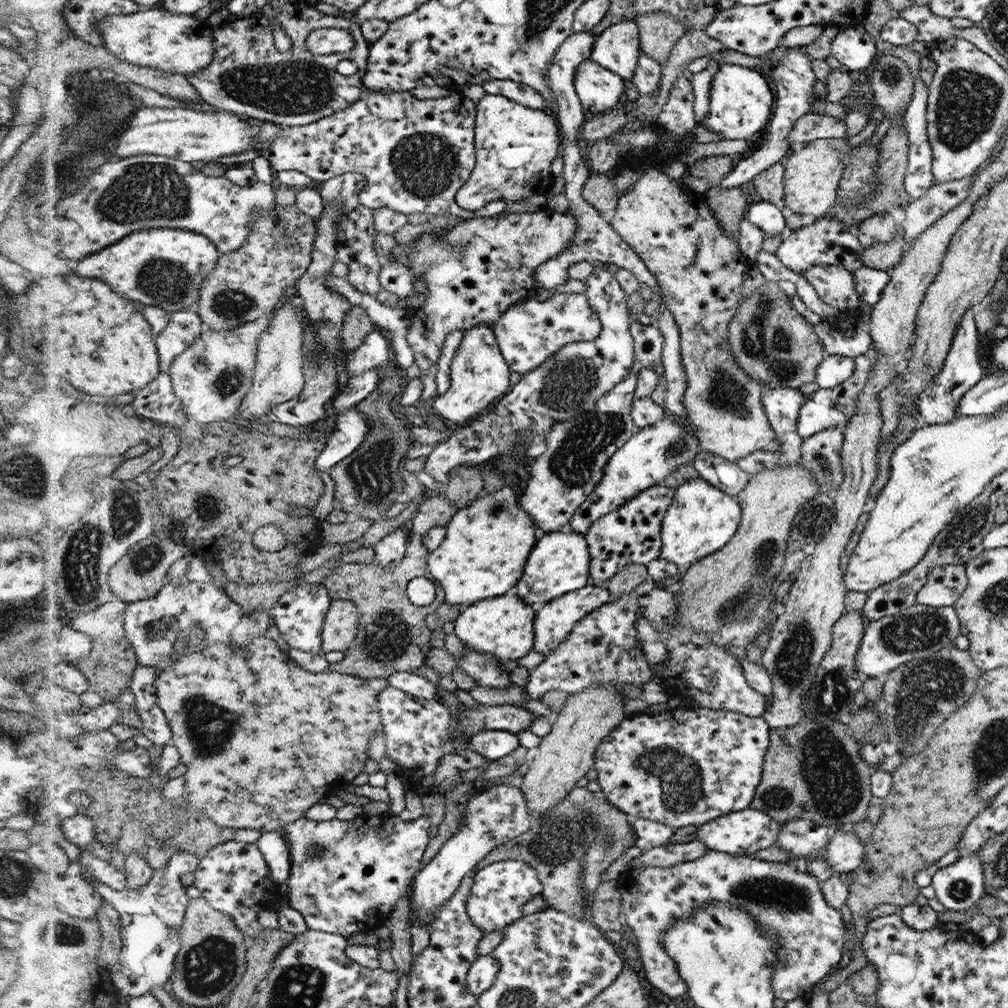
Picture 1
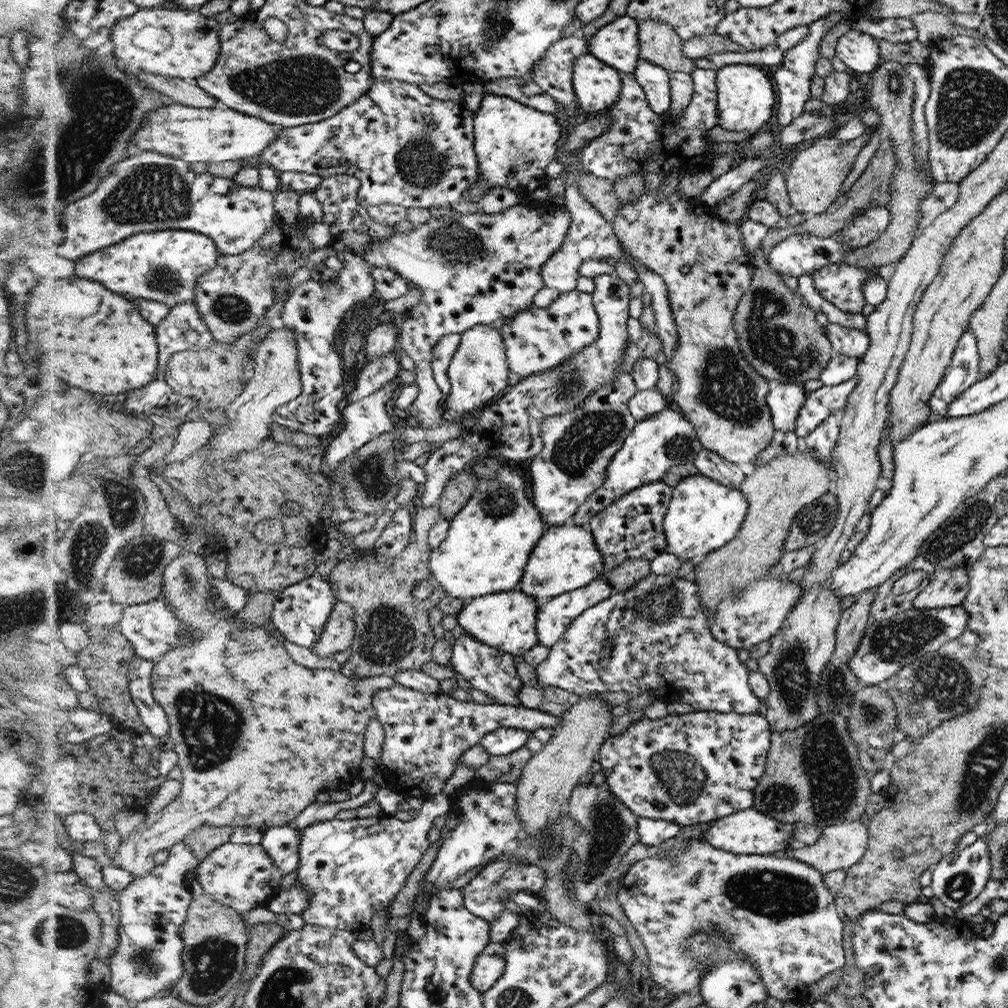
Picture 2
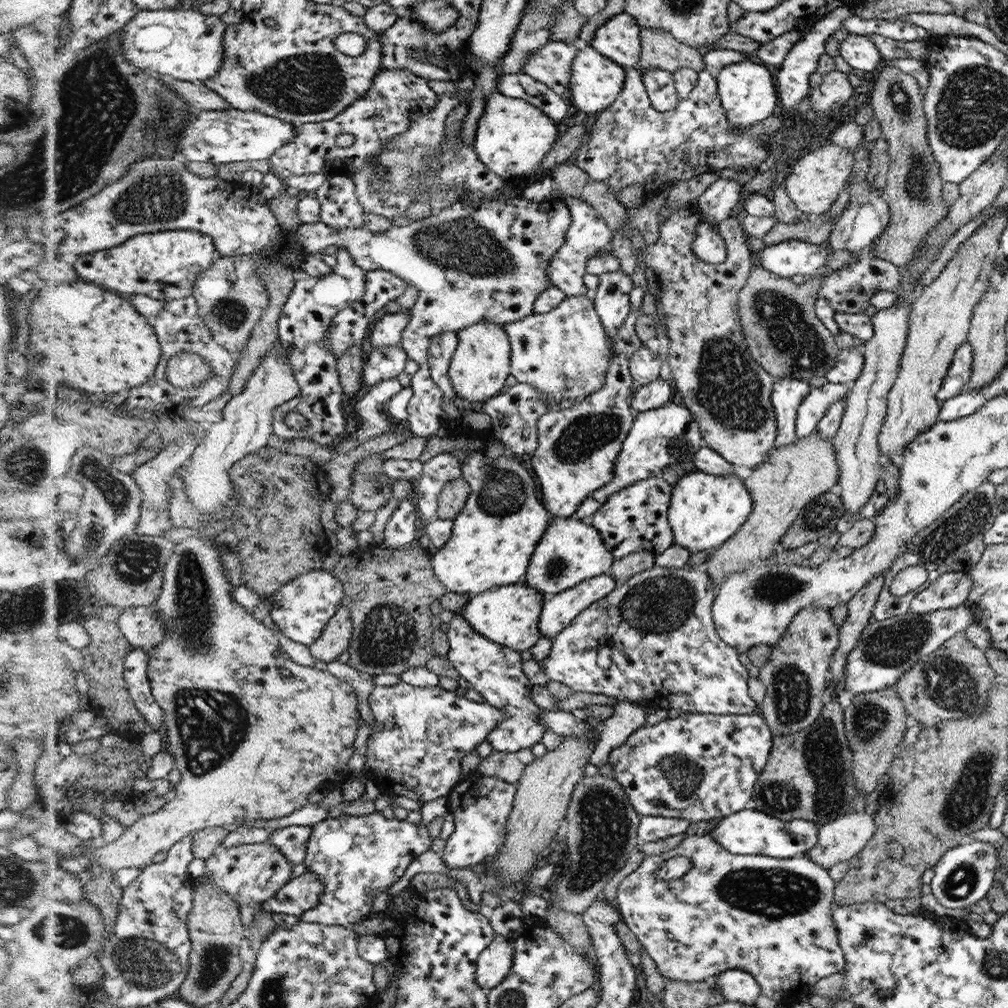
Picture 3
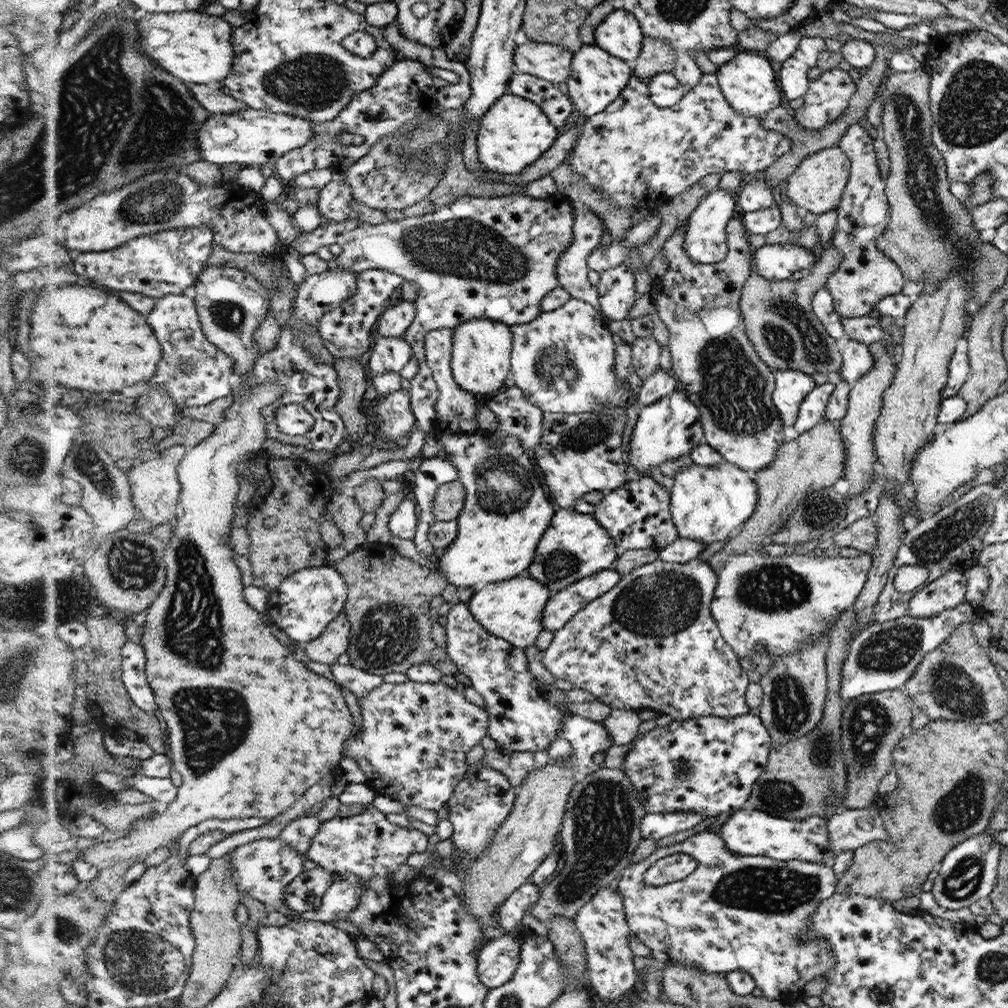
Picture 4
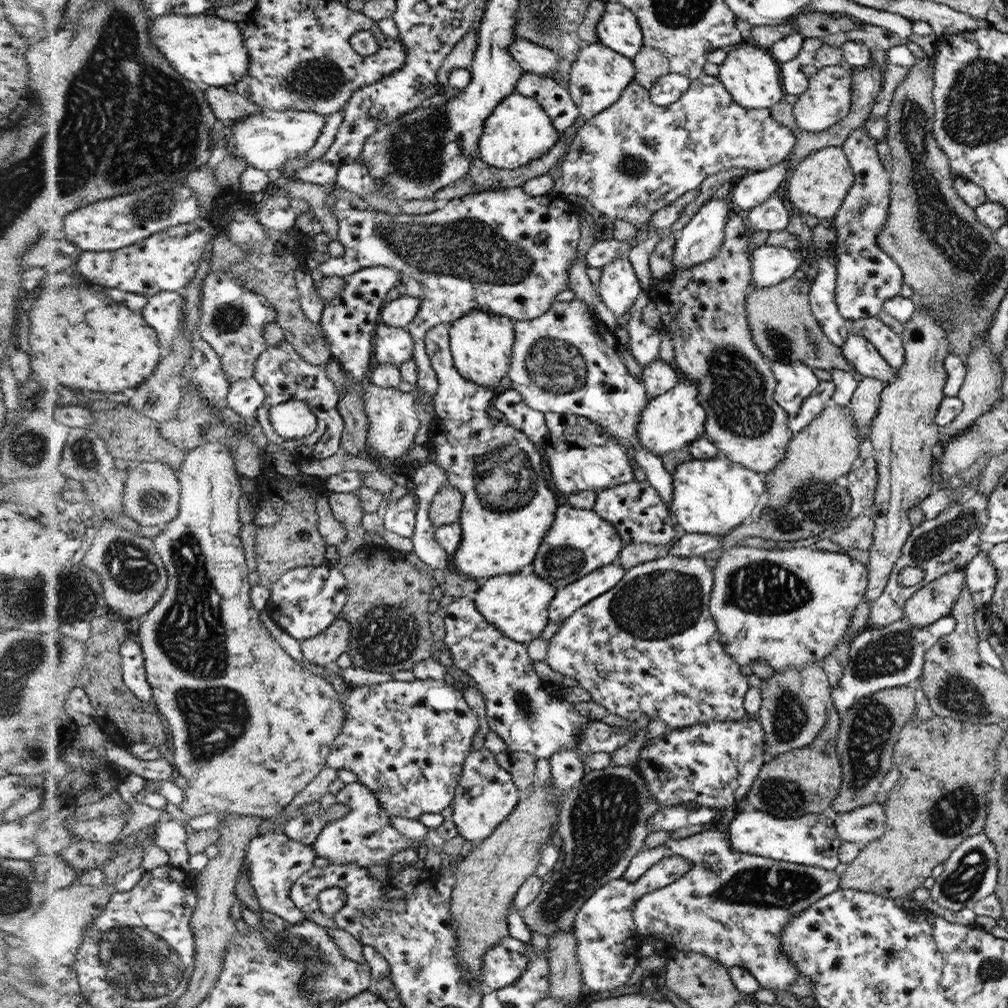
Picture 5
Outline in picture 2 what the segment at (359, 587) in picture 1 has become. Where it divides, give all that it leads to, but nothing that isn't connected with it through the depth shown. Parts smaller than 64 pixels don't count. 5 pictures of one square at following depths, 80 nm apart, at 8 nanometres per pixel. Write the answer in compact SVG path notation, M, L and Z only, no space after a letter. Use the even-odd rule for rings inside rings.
M438 504L414 511L414 539L402 554L386 558L374 549L361 552L360 557L344 559L330 572L327 579L338 593L339 600L350 603L356 610L356 637L350 649L350 658L343 667L359 678L382 674L396 676L405 670L421 670L432 660L432 646L435 646L428 612L447 596L436 582L428 567L432 552L427 544L429 531L444 521ZM418 582L428 582L432 589L430 598L418 600L412 596L412 589Z

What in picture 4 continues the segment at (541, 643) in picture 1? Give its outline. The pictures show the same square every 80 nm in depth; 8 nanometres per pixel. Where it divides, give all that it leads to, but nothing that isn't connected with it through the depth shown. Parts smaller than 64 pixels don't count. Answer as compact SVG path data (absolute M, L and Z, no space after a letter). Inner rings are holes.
M614 568L587 577L552 593L544 610L544 628L560 630L589 602L600 598L618 585L622 576Z

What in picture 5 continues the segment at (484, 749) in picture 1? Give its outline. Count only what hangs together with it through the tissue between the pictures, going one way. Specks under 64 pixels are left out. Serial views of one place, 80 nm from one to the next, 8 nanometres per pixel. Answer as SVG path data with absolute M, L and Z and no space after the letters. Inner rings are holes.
M473 595L454 599L443 610L443 643L450 650L454 665L467 672L485 700L486 720L490 731L504 740L508 749L527 752L549 760L568 747L580 748L581 730L590 720L572 702L546 691L536 674L527 646L510 639L477 609Z

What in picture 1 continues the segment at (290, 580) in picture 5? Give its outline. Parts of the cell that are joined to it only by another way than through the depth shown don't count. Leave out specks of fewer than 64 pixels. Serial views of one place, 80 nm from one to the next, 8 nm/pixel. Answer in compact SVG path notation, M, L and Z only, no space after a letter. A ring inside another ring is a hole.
M302 584L288 591L272 610L282 631L282 639L286 648L312 653L316 656L320 653L322 625L326 611L333 598L329 595L323 584Z

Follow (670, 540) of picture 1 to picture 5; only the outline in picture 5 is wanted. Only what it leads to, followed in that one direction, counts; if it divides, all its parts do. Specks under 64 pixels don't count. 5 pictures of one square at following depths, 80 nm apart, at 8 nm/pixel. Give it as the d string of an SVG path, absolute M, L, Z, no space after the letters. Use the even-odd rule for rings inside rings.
M723 452L716 458L683 462L673 474L674 519L685 533L726 536L749 520L760 494L768 490L765 479L764 474L748 470Z

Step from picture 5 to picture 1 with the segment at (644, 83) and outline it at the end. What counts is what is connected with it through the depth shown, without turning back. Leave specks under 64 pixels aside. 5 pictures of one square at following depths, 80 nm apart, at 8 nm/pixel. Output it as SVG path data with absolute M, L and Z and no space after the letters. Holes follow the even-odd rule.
M664 11L644 13L633 20L641 31L641 52L664 66L677 43L685 37L685 27Z

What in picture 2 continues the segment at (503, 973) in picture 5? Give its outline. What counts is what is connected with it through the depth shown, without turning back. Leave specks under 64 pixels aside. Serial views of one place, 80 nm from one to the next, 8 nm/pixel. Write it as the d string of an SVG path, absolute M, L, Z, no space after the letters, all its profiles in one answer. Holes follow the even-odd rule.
M492 942L486 945L473 966L473 974L470 977L472 987L482 994L493 989L498 978L501 978L502 973L505 972L505 966L505 946L503 942Z

